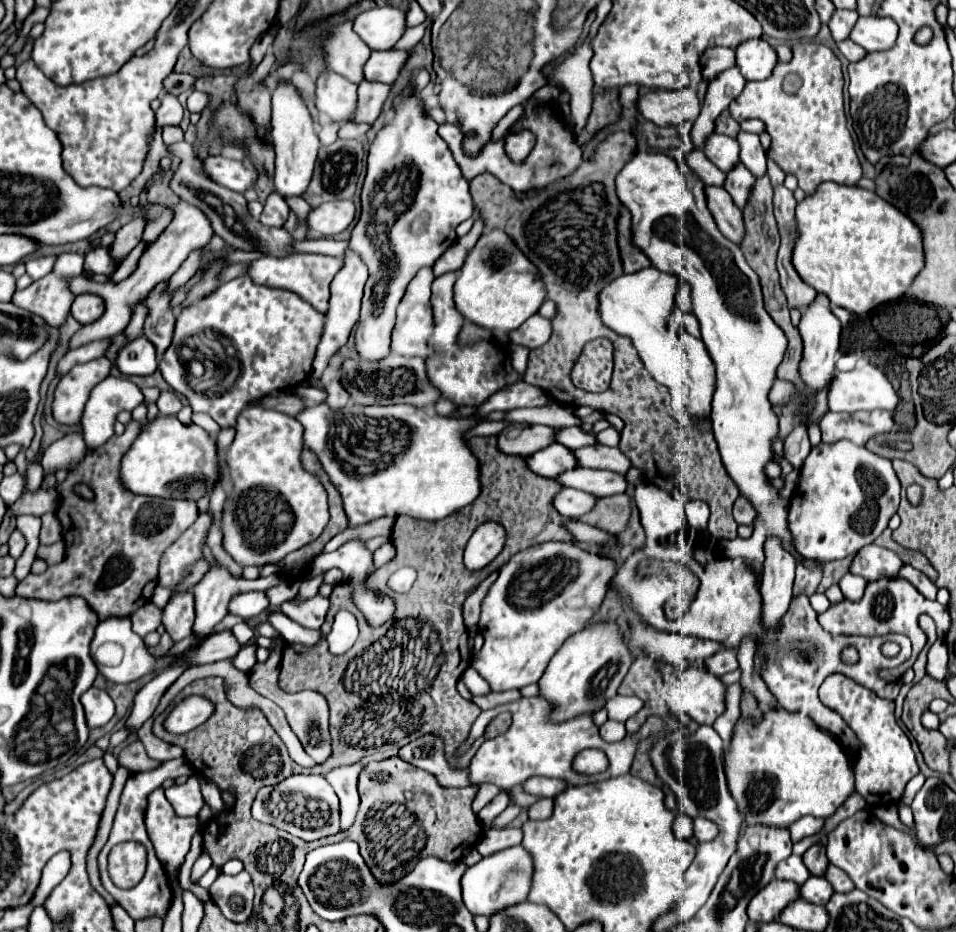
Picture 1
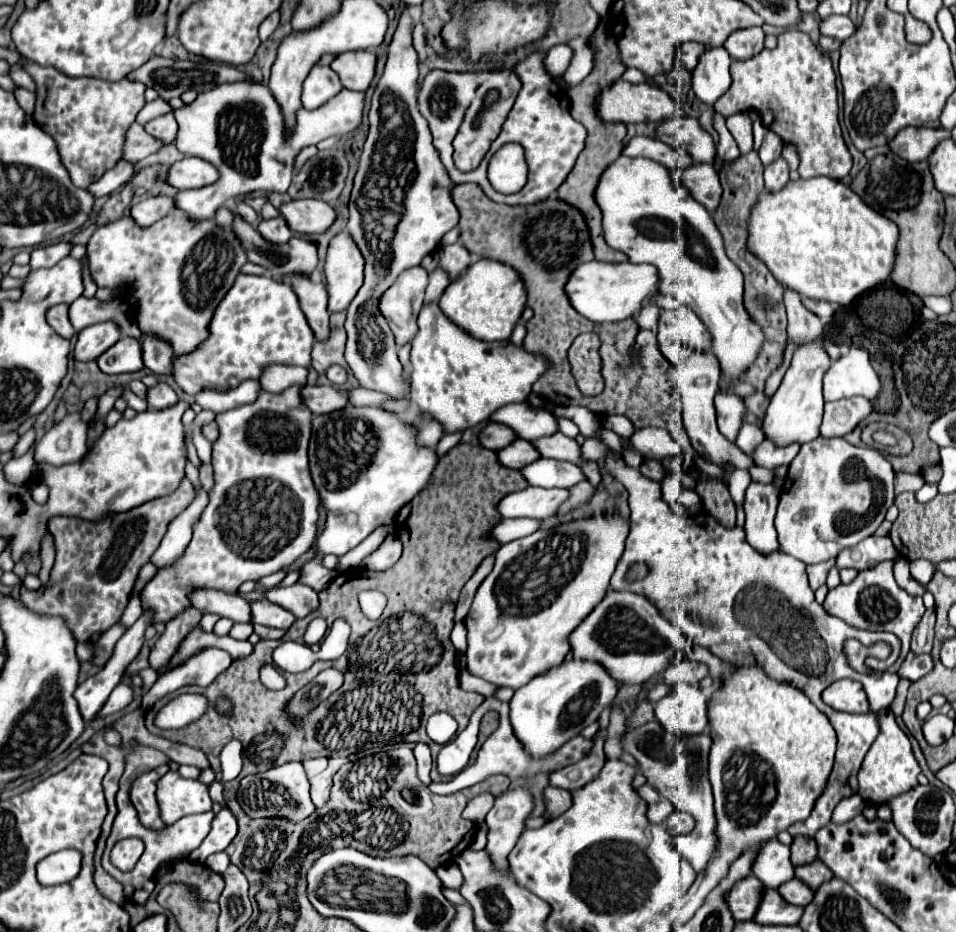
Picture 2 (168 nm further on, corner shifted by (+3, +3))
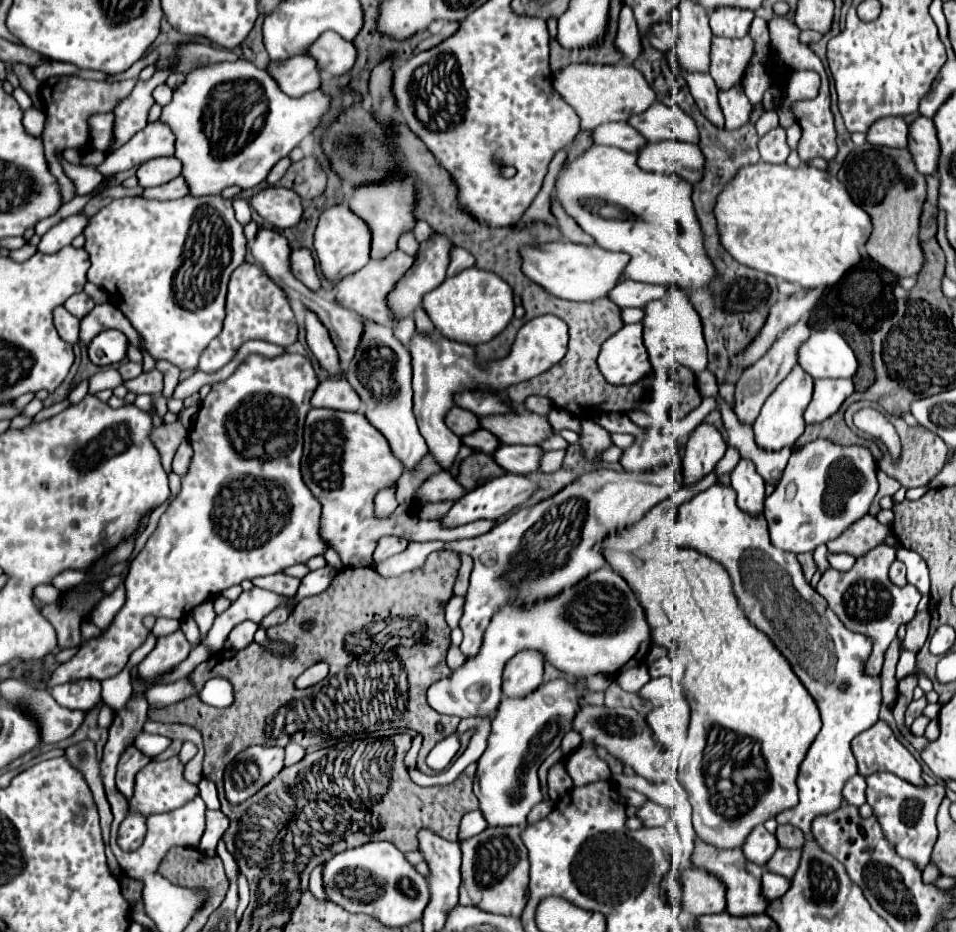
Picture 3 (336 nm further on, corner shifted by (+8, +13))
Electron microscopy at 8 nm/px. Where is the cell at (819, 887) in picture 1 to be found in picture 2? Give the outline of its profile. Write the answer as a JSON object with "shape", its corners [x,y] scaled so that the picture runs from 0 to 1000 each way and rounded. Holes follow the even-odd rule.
{"shape":[[[833,941],[822,945],[822,950],[816,950],[814,956],[828,971],[845,971],[851,965],[851,956],[839,950],[839,945],[833,945]]]}

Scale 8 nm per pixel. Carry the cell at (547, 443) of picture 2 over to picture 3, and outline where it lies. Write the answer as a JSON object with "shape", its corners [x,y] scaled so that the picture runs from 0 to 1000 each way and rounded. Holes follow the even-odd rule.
{"shape":[[[549,443],[549,445],[507,445],[501,447],[503,460],[514,462],[524,471],[526,477],[558,477],[568,473],[576,465],[572,447]]]}

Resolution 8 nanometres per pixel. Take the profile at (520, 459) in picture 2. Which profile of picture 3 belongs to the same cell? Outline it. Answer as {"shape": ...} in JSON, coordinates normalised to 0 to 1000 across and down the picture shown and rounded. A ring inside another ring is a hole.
{"shape":[[[497,462],[497,467],[484,467],[482,469],[484,477],[493,480],[495,484],[503,484],[503,486],[516,486],[522,480],[522,471],[518,467],[514,467],[512,462]]]}

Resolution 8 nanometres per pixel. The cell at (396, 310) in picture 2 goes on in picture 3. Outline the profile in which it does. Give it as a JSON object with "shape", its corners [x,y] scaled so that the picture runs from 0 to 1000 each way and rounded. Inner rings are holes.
{"shape":[[[411,269],[407,271],[403,278],[388,278],[378,291],[369,293],[369,295],[361,295],[361,299],[355,299],[348,308],[353,310],[350,323],[361,329],[367,332],[371,336],[376,336],[378,340],[405,349],[407,347],[407,334],[403,329],[403,317],[411,310],[411,306],[415,304],[415,299],[432,284],[432,276],[422,271],[422,269]]]}

